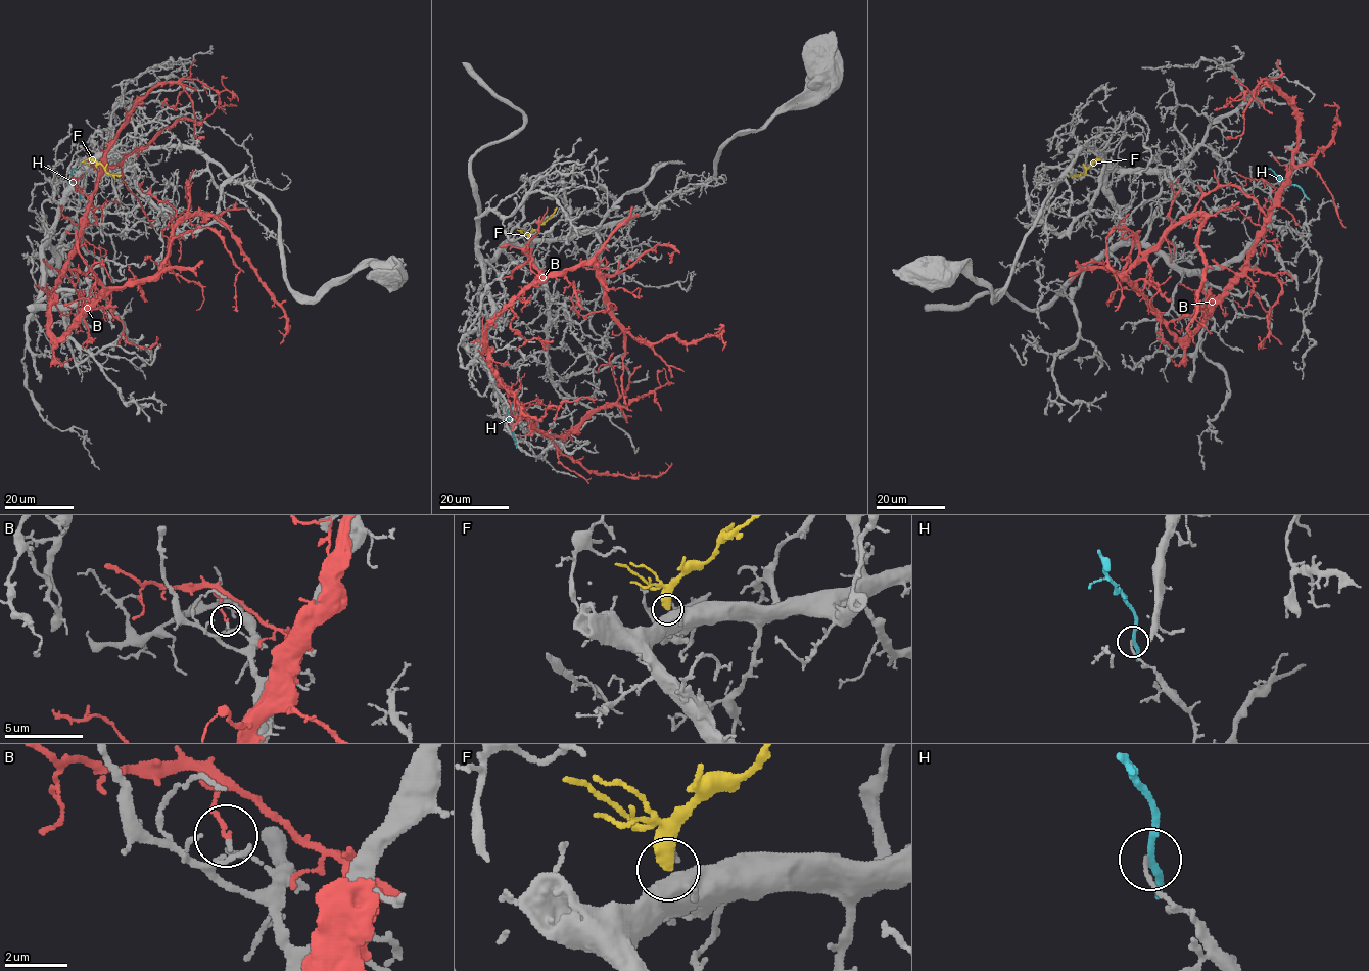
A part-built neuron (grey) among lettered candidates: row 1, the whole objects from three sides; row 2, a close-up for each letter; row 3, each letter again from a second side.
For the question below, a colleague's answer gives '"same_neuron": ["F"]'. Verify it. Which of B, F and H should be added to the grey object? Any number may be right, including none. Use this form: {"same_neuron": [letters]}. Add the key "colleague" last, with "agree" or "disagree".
{"same_neuron": ["F"], "colleague": "agree"}

